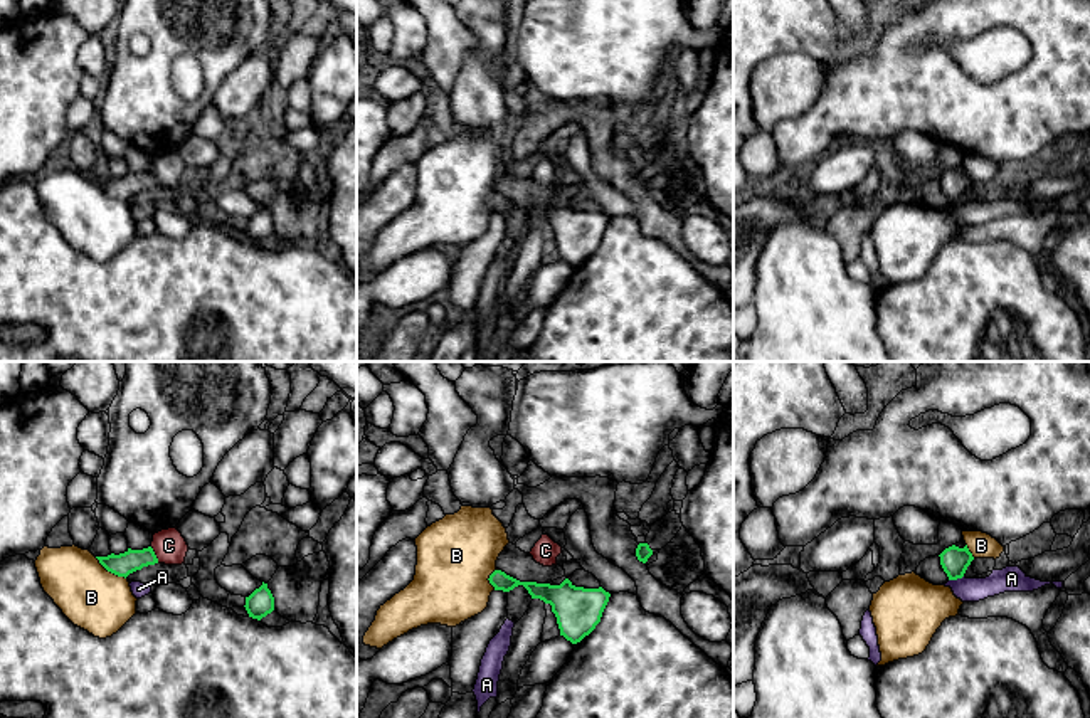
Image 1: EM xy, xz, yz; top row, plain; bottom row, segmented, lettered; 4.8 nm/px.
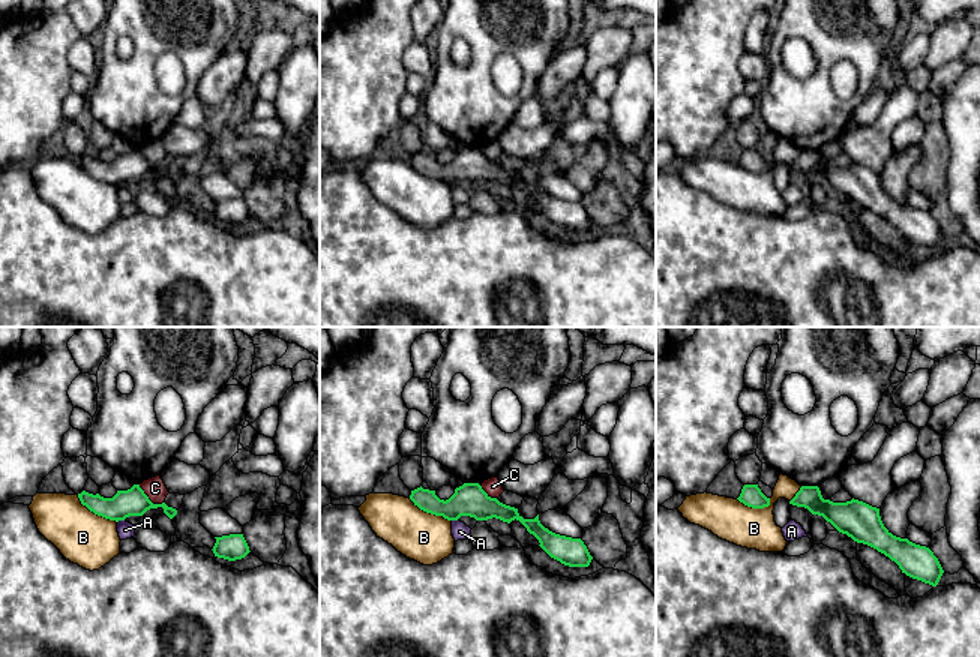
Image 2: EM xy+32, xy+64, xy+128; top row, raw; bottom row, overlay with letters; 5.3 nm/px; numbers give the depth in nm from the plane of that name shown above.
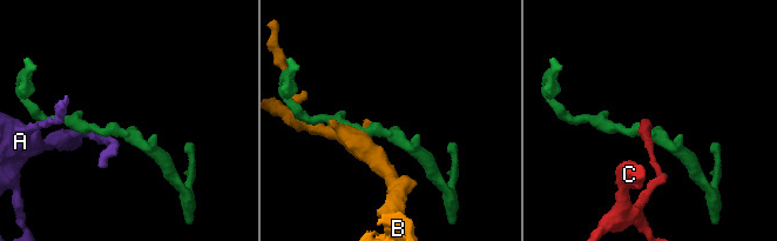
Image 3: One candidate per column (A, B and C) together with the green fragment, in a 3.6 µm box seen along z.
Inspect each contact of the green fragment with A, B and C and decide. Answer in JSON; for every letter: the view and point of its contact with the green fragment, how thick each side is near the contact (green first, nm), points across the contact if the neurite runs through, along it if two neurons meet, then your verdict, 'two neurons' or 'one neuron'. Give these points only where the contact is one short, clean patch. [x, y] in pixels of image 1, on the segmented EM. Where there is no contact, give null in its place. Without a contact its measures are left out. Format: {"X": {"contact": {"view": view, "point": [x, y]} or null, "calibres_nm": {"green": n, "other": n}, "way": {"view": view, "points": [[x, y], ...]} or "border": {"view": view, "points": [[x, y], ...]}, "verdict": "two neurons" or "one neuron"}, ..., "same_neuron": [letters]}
{"A": {"contact": {"view": "yz", "point": [956, 579]}, "calibres_nm": {"green": 140, "other": 120}, "border": {"view": "yz", "points": [[963, 575], [949, 580]]}, "verdict": "two neurons"}, "B": {"contact": {"view": "xy", "point": [110, 570]}, "calibres_nm": {"green": 110, "other": 300}, "verdict": "two neurons"}, "C": {"contact": {"view": "xy", "point": [155, 555]}, "calibres_nm": {"green": 110, "other": 160}, "border": {"view": "xy", "points": [[150, 547], [158, 562]]}, "verdict": "two neurons"}, "same_neuron": []}

